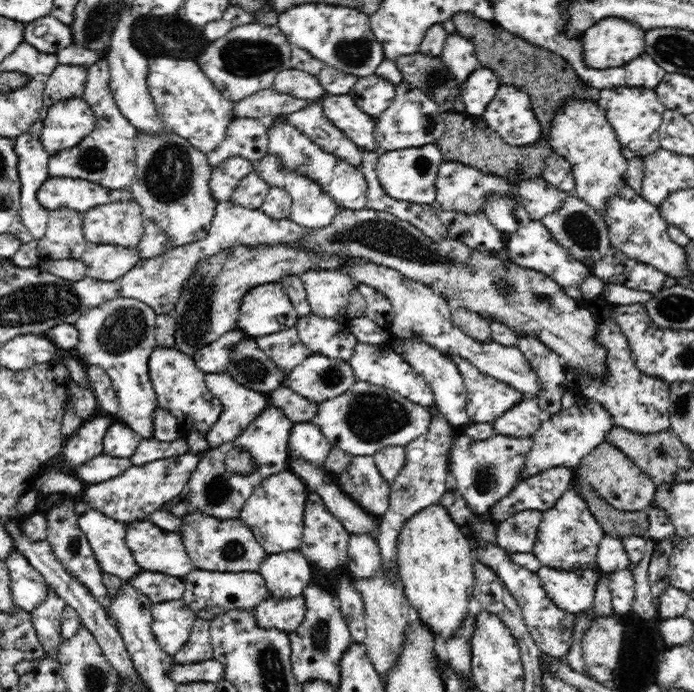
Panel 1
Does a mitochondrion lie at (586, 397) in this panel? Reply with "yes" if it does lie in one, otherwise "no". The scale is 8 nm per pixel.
no

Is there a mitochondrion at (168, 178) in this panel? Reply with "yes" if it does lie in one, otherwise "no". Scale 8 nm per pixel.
yes

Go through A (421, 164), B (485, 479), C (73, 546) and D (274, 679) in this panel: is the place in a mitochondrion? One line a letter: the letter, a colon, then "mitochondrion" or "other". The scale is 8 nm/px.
A: mitochondrion
B: mitochondrion
C: mitochondrion
D: mitochondrion

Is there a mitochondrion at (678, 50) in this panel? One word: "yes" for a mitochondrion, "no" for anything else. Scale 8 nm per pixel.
yes

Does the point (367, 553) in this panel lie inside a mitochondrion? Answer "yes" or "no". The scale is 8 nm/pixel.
no

